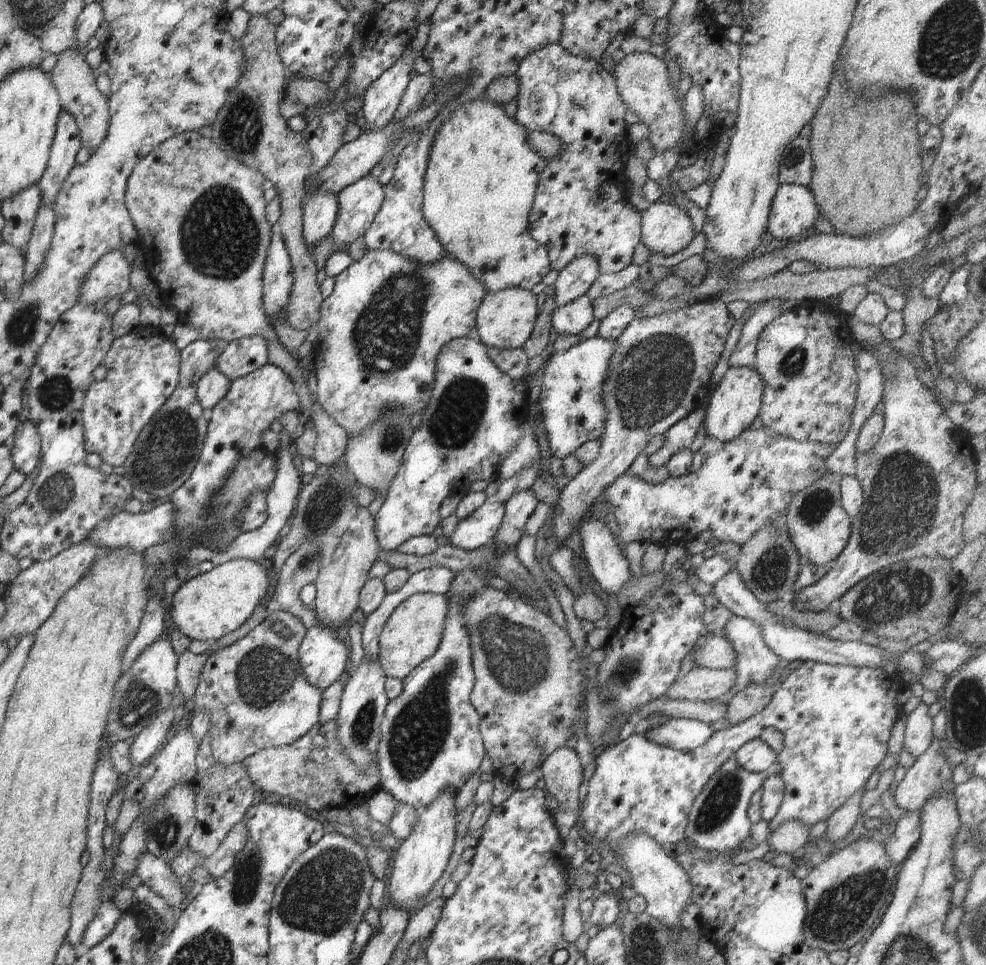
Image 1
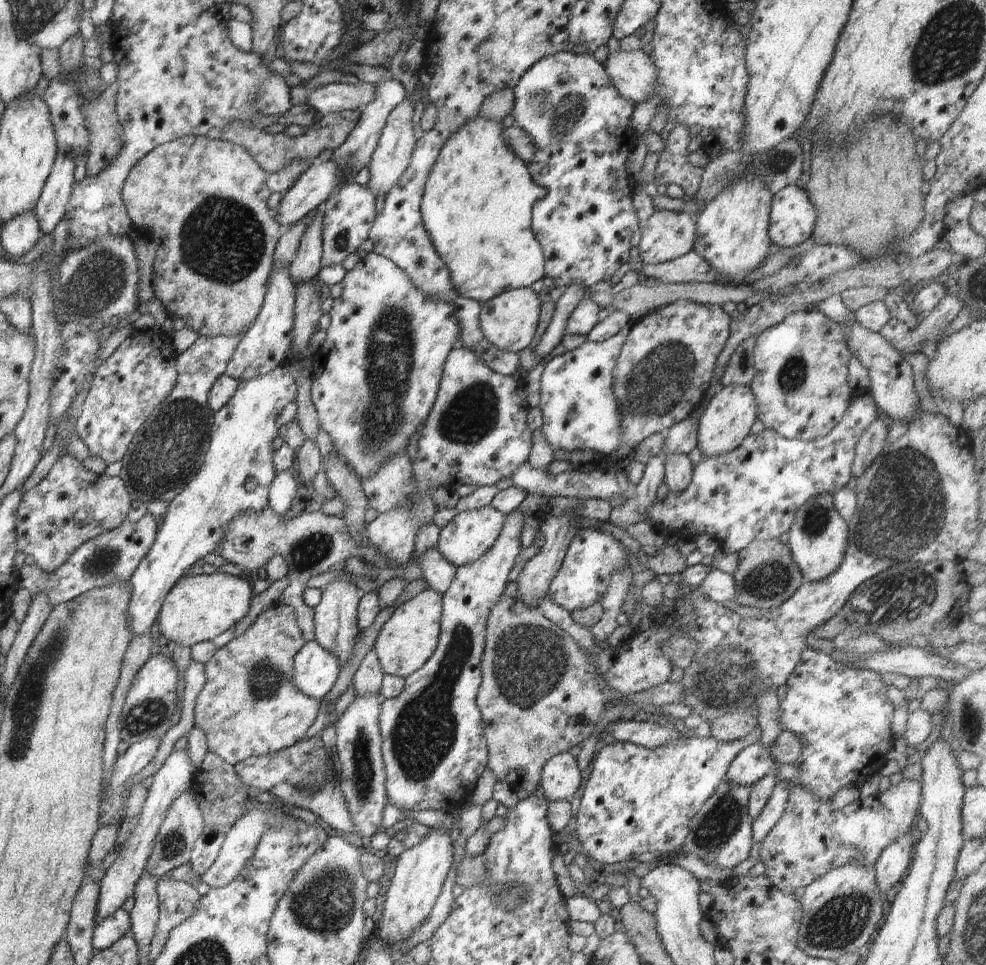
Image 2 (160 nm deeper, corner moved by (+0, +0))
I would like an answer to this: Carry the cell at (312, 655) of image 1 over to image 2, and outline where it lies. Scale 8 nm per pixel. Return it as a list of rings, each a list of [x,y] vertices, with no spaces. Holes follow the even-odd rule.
[[[315,640],[304,643],[294,657],[292,682],[306,696],[322,702],[340,674],[339,660]]]

